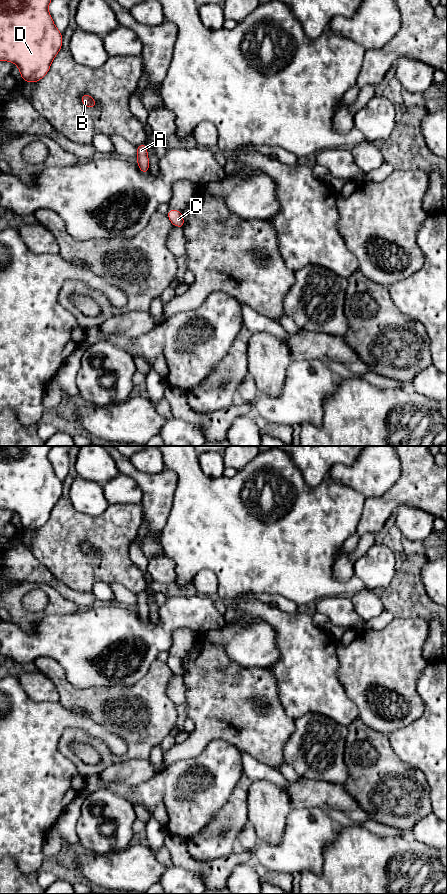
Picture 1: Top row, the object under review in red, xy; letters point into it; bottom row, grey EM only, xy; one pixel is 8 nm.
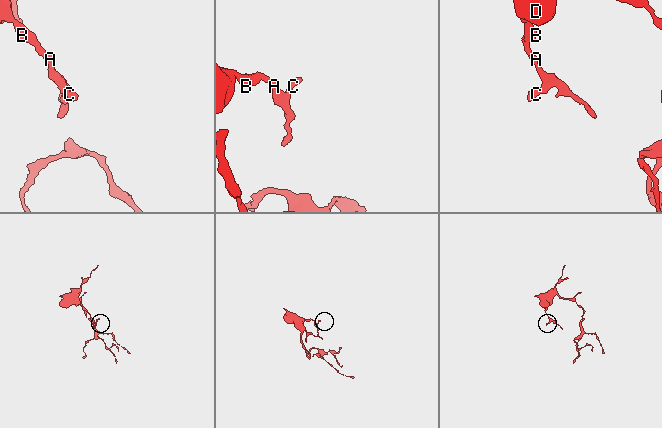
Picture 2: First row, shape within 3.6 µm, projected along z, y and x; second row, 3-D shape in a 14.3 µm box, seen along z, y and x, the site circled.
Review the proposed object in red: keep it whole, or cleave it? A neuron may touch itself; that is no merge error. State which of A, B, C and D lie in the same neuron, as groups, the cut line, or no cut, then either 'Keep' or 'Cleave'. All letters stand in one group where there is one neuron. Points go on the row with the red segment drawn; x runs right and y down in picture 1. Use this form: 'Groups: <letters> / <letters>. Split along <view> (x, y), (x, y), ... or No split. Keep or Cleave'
Groups: A B C D. No split. Keep

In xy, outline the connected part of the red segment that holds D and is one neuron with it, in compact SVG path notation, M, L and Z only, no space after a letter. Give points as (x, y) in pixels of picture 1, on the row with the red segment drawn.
M0 0L0 61L17 65L24 82L38 82L62 48L62 33L49 13L51 0Z

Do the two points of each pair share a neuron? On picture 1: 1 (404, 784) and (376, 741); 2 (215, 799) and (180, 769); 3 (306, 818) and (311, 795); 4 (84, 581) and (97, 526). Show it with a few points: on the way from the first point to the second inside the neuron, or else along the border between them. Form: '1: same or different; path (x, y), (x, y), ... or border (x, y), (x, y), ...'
1: same; path (393, 773), (376, 756), (376, 752)
2: same; path (203, 795), (193, 795), (178, 780)
3: different; border (292, 808), (320, 807), (326, 811)
4: same; path (95, 567), (101, 561), (101, 540)

